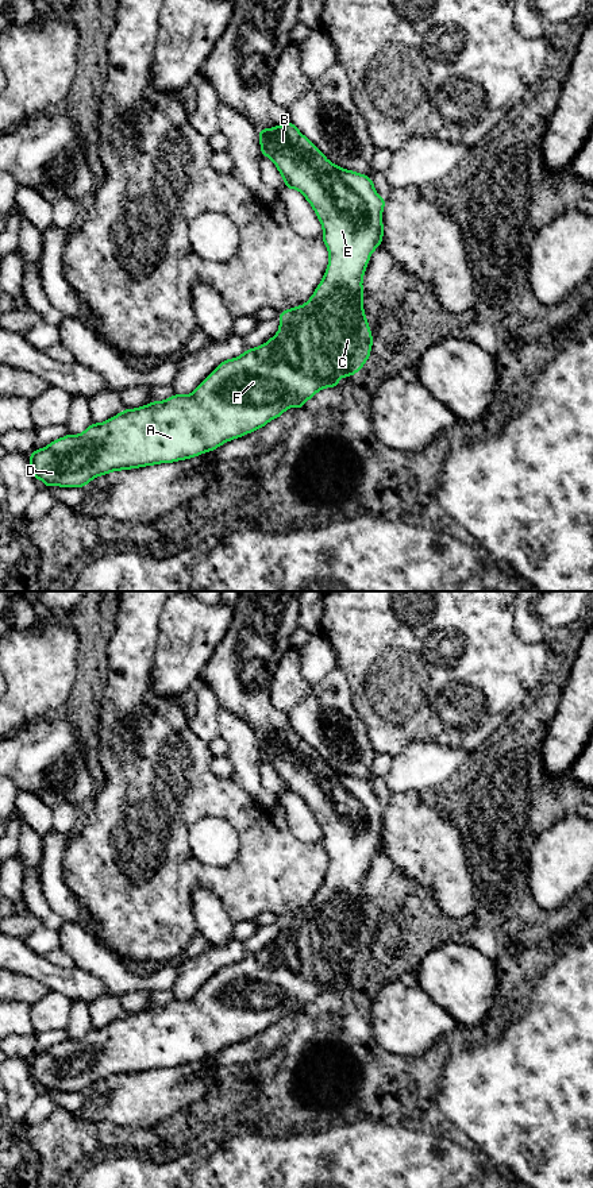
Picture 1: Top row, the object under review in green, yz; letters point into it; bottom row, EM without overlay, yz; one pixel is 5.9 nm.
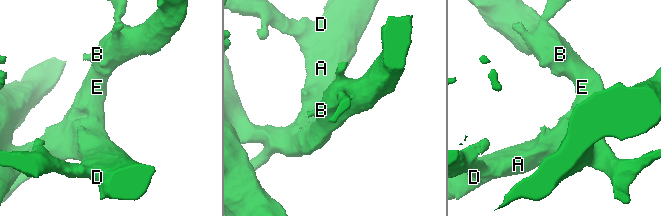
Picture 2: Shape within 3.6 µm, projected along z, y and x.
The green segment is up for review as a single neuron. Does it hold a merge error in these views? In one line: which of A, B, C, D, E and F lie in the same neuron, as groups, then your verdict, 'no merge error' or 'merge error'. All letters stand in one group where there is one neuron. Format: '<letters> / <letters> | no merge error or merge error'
A B C D E F | no merge error

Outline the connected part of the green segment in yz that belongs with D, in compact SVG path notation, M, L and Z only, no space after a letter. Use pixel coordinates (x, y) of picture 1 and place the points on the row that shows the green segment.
M285 123L273 128L266 128L259 131L259 143L261 143L261 153L262 157L269 157L277 170L281 173L286 189L296 189L303 193L303 196L307 198L307 201L312 205L316 216L319 217L321 227L323 227L323 235L321 239L324 244L328 248L328 266L326 270L326 274L321 279L321 282L315 289L312 297L301 306L294 306L288 310L284 310L280 313L280 329L278 332L269 339L265 344L259 347L254 347L250 350L246 350L240 356L234 359L227 359L222 362L211 374L208 378L205 378L193 393L188 396L180 396L173 394L165 401L153 401L149 405L135 408L135 409L124 409L122 413L108 418L107 421L101 424L92 423L82 433L80 435L66 435L61 439L57 439L51 441L47 447L43 447L41 450L32 451L30 454L30 468L31 474L34 475L35 481L42 479L45 482L45 487L51 486L61 486L61 487L85 487L93 478L105 475L112 471L120 471L120 470L130 470L130 468L138 468L145 466L154 466L159 463L172 463L178 462L184 459L190 459L195 456L199 456L204 452L213 451L222 444L234 440L236 437L242 437L250 432L254 432L255 429L259 429L265 427L269 421L273 418L280 418L280 416L289 408L297 406L300 409L304 408L304 404L312 398L319 390L324 387L339 387L338 382L342 377L351 377L355 373L358 373L366 360L370 356L371 346L373 346L373 336L369 328L369 321L366 320L365 312L363 312L363 288L362 288L362 279L365 275L366 266L369 263L369 259L371 256L371 252L381 246L382 236L384 236L384 225L382 225L382 209L385 207L386 200L381 198L374 189L373 180L365 174L355 173L353 170L342 169L332 162L330 162L324 154L307 138L304 136L299 128L292 123Z

